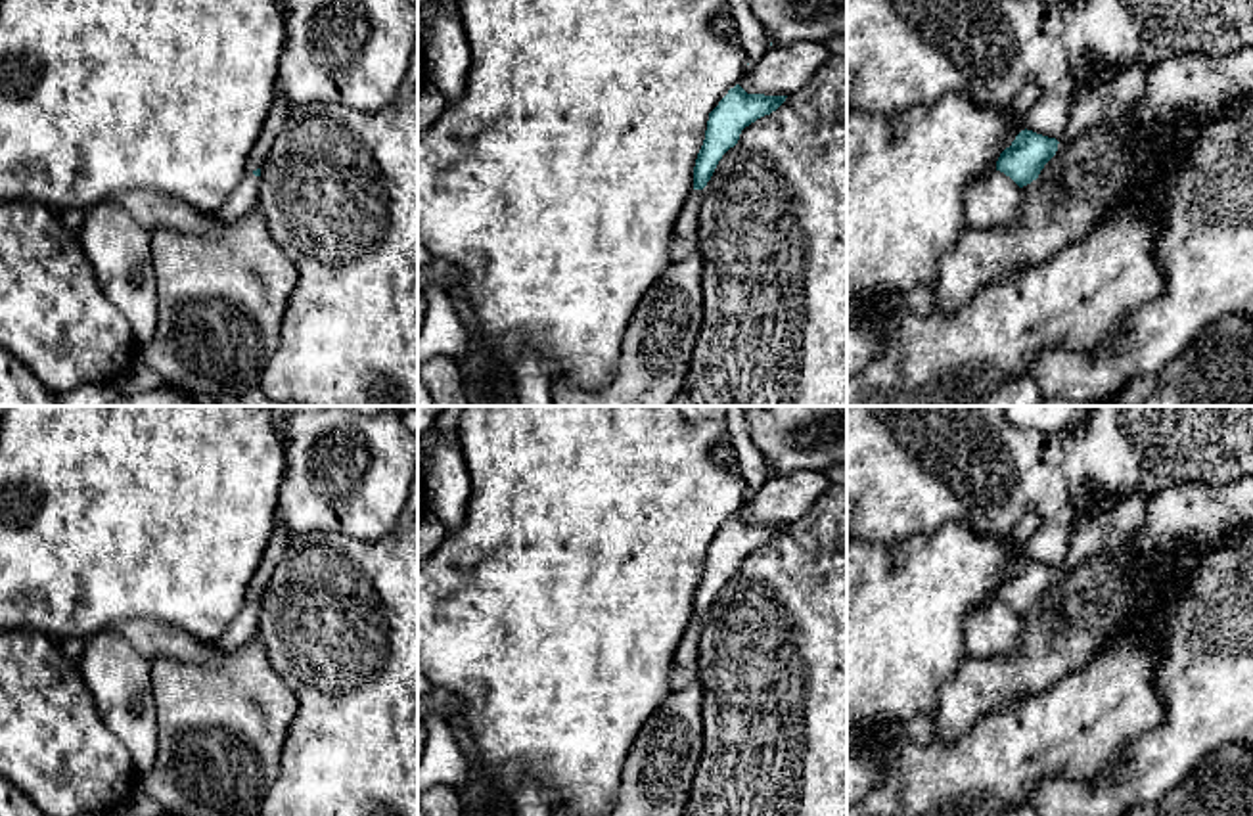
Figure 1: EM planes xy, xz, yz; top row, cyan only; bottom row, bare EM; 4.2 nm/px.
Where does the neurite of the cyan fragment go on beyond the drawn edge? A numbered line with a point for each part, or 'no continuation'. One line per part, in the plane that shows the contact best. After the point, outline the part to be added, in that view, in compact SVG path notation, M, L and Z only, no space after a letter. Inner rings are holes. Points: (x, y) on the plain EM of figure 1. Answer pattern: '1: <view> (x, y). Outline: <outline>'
1: xz (684, 671). Outline: M694 619L680 638L680 644L674 653L672 669L669 674L669 682L672 690L684 690L688 684L699 680L697 644L699 644L701 628L703 628L703 619Z

